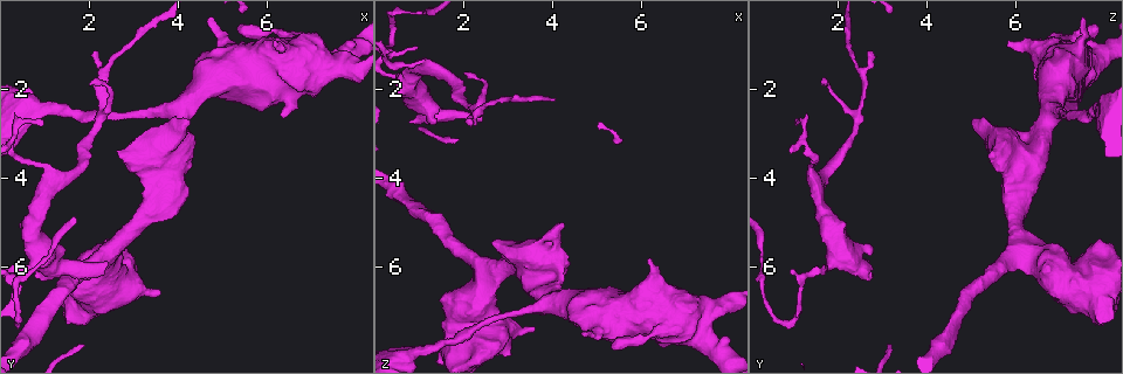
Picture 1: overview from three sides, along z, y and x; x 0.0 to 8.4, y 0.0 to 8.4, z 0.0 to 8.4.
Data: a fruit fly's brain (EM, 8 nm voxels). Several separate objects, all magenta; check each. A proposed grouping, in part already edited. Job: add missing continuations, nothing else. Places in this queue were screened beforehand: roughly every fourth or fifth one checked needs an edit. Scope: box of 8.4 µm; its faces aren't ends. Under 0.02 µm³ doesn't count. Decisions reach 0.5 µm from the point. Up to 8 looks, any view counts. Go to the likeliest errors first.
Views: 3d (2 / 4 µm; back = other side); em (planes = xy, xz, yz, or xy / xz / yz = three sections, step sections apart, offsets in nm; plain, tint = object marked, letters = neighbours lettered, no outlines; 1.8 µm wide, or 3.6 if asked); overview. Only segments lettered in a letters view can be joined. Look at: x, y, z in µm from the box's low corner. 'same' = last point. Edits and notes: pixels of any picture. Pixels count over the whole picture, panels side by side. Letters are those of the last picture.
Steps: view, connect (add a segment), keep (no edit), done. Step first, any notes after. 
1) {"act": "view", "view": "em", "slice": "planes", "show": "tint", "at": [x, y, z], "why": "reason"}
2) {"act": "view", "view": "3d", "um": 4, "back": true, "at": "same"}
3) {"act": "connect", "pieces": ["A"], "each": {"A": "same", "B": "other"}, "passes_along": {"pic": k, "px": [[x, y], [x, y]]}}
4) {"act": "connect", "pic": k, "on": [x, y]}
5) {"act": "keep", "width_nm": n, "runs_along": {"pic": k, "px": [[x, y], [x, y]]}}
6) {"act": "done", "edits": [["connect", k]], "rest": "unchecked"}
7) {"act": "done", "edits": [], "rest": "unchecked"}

{"act": "view", "view": "3d", "um": 2, "at": [4.25, 2.75, 5.00], "why": "stops while still wide"}

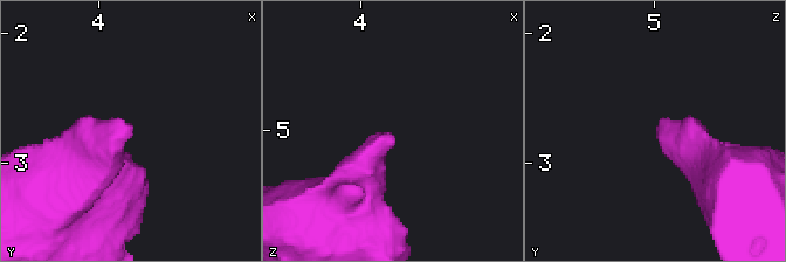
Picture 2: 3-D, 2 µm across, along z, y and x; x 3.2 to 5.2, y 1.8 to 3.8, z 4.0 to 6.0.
{"act": "view", "view": "em", "slice": "xz", "step": 8, "show": "letters", "at": [4.24, 2.70, 5.00]}

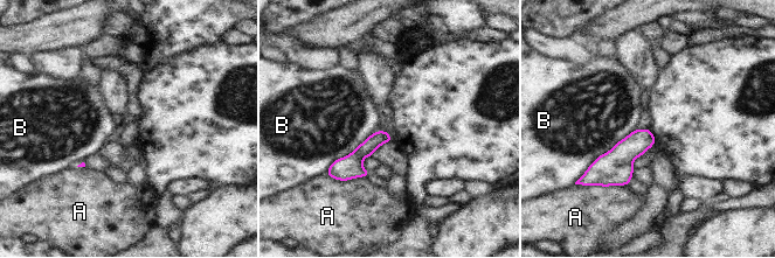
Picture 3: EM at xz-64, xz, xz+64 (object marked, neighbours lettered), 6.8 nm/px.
{"act": "view", "view": "em", "slice": "planes", "show": "letters", "at": "same", "why": "another direction"}

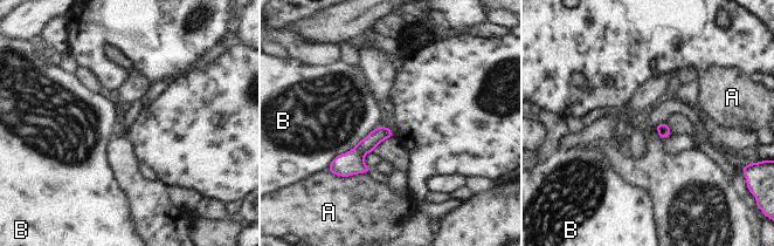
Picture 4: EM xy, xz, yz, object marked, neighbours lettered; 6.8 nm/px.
{"act": "keep", "each": {"A": "other", "B": "other"}, "border": {"pic": 4, "px": [[377, 128], [326, 168]]}, "found": "no lettered segment goes on from it"}

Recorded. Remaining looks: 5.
{"act": "view", "view": "em", "slice": "planes", "show": "letters", "at": [2.45, 5.90, 2.70], "why": "branch stops here"}

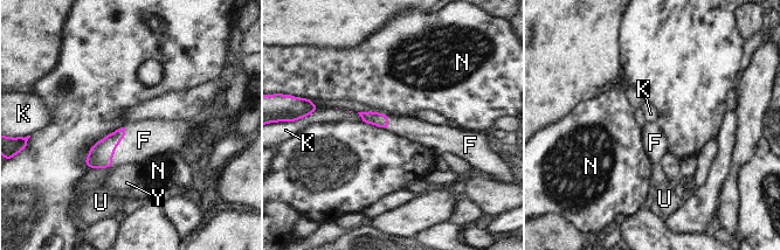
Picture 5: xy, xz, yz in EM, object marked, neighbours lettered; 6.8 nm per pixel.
{"act": "connect", "pieces": ["F"], "each": {"F": "same", "K": "other", "N": "other", "U": "other", "Y": "other"}, "passes_along": {"pic": 5, "px": [[101, 154], [117, 145], [144, 140]]}, "found": "the cell continues"}

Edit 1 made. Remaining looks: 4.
{"act": "view", "view": "overview"}

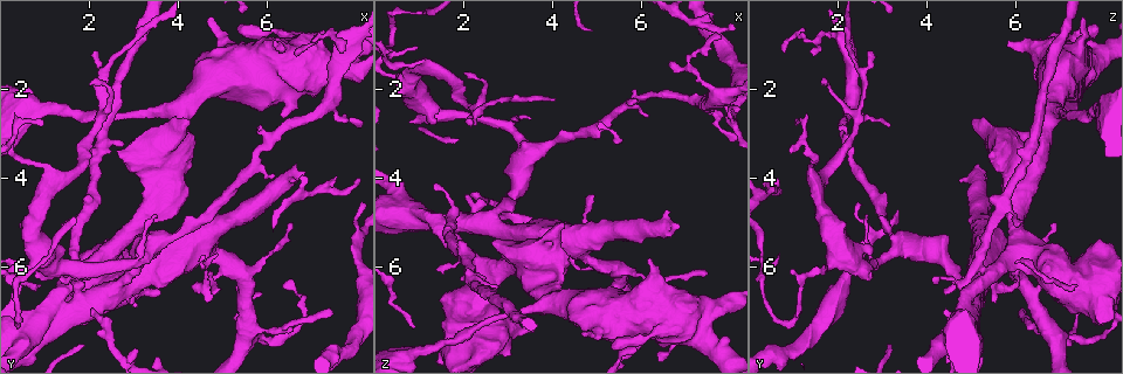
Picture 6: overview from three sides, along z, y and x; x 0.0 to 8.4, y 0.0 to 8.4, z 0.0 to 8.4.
{"act": "view", "view": "em", "slice": "yz", "step": 8, "show": "tint", "at": [5.40, 0.60, 7.85], "why": "branch stops here"}

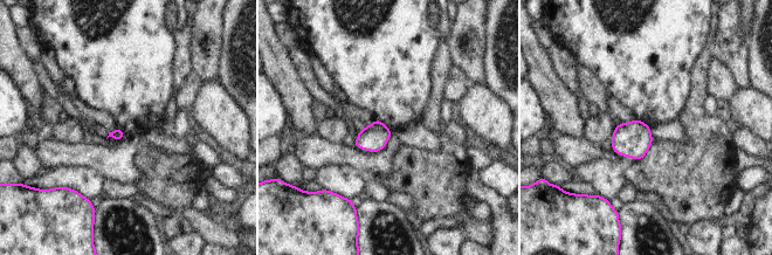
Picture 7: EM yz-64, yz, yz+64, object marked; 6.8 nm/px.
{"act": "view", "view": "em", "slice": "planes", "show": "letters", "at": "same"}

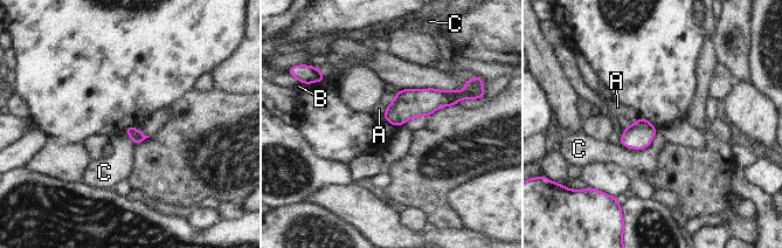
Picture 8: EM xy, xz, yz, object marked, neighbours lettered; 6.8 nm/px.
{"act": "keep", "each": {"A": "other", "B": "other", "C": "other"}, "border": {"pic": 8, "px": [[657, 132], [643, 149], [618, 143]]}, "found": "none of them fits"}

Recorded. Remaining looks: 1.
{"act": "done", "edits": [["connect", 5]], "rest": "unchecked"}

